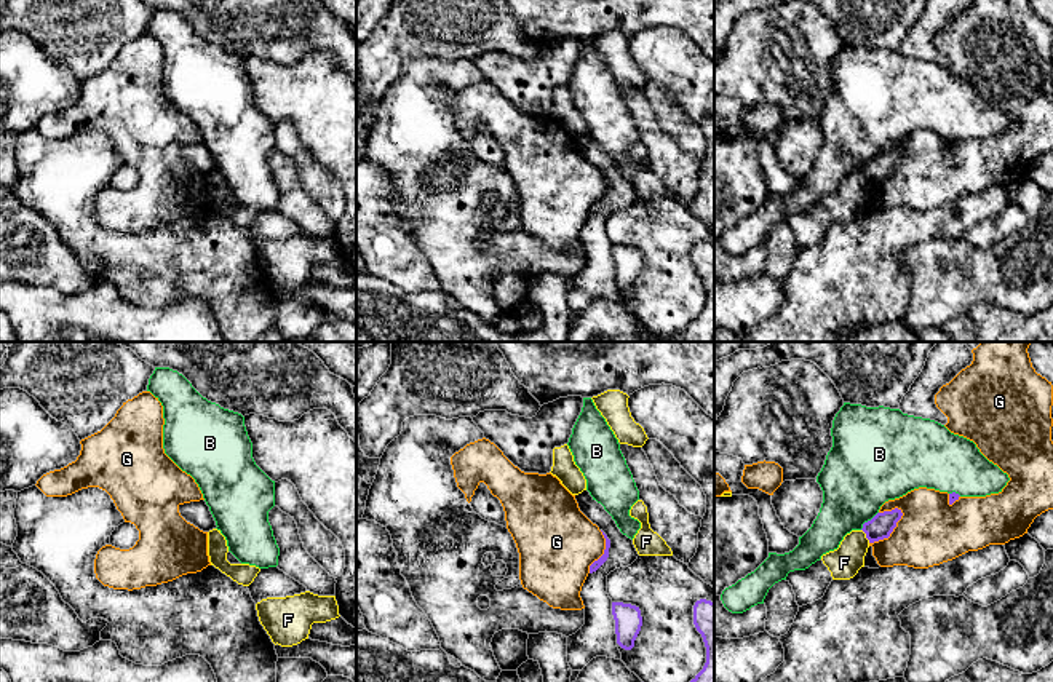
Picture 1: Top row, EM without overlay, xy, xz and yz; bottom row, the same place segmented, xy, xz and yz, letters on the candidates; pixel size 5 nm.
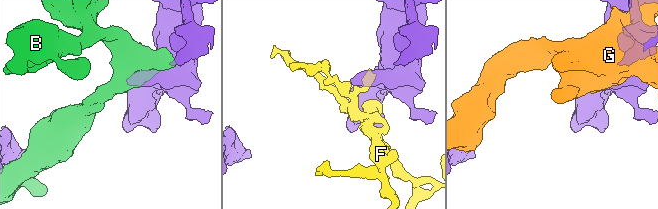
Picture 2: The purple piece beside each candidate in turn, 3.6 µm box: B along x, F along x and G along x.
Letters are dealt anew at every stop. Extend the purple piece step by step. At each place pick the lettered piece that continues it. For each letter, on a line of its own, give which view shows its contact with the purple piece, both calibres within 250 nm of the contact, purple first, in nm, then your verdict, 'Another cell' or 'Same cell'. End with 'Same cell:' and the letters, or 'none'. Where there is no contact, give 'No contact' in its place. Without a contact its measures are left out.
B: Touches purple in yz. Thickness 120 nm (purple) against 380 nm. Another cell
F: Touches purple in yz. Thickness 120 nm (purple) against 160 nm. Another cell
G: Touches purple in yz. Thickness 120 nm (purple) against 320 nm. Another cell
Same cell: none

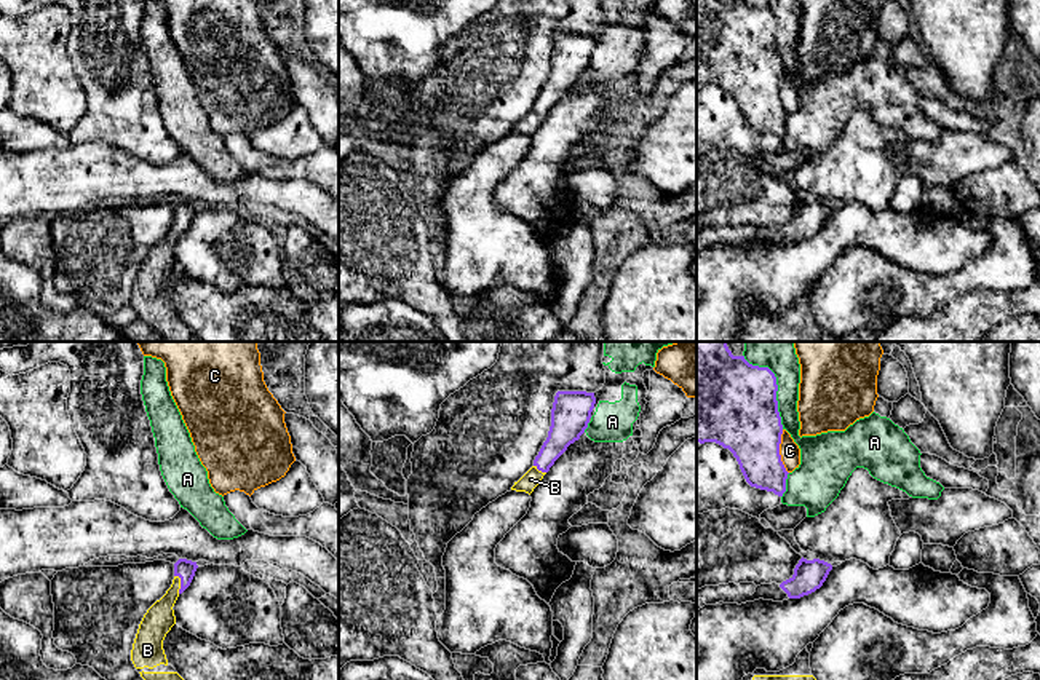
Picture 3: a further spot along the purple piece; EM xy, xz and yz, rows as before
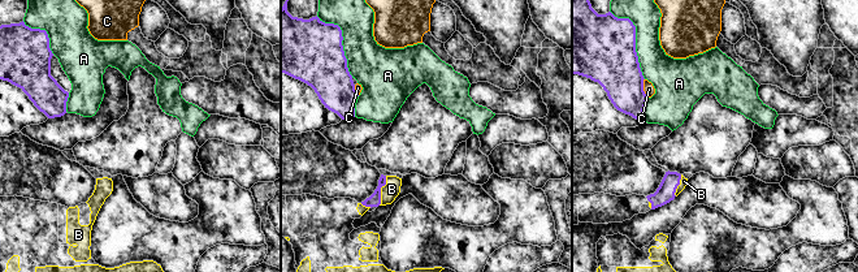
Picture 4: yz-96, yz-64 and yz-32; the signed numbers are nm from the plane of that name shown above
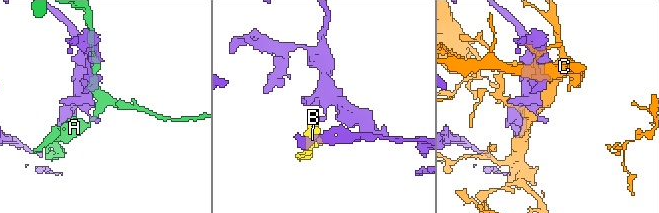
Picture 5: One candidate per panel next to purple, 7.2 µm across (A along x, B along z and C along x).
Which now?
A: Touches purple in yz. Thickness 440 nm (purple) against 130 nm. Another cell
B: Touches purple in xy. Thickness 100 nm (purple) against 150 nm. Same cell
C: Touches purple in yz. Thickness 360 nm (purple) against 100 nm. Another cell
Same cell: B

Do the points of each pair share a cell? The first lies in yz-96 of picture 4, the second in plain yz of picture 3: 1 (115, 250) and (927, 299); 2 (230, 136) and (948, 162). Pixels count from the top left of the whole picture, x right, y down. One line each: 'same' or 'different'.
1: same
2: same

